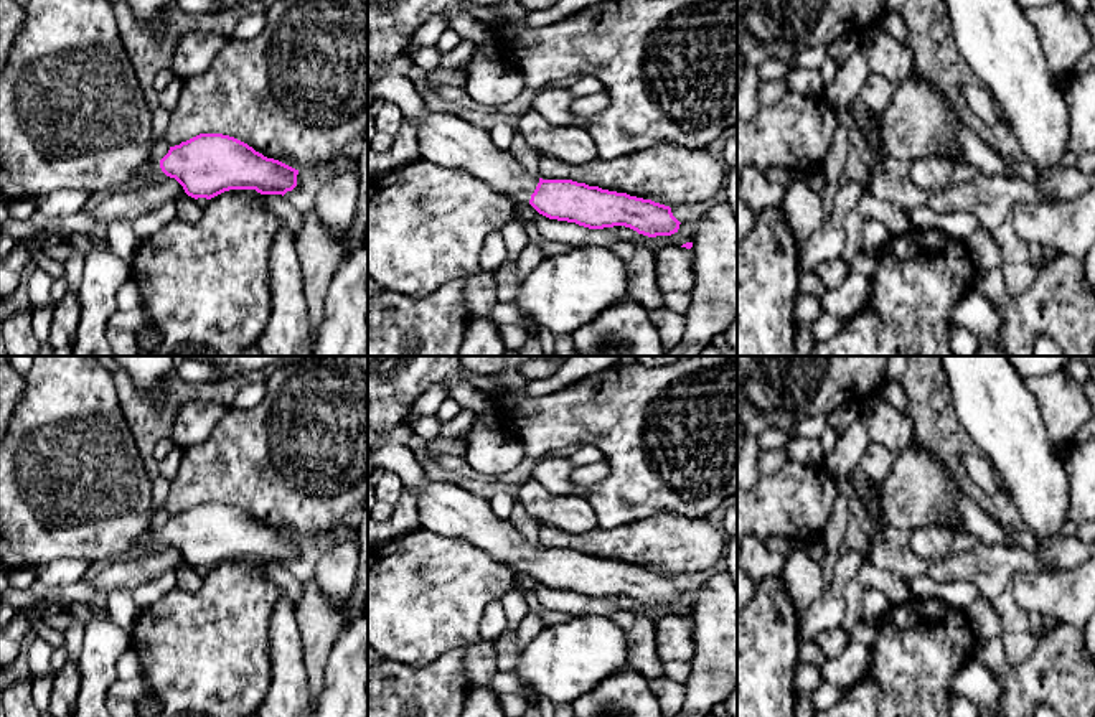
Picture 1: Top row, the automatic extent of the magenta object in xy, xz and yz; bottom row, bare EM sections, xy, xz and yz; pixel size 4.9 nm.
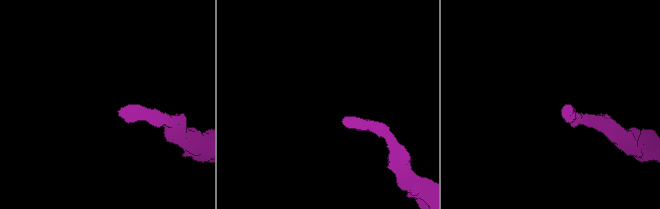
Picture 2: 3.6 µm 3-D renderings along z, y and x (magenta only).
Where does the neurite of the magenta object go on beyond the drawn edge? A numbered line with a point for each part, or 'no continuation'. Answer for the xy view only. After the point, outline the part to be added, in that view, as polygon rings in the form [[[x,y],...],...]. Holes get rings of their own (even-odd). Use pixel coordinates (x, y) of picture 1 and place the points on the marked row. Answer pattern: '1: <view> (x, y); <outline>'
1: xy (150, 167); [[[148,160],[137,175],[148,178],[150,175],[162,171],[160,162]]]

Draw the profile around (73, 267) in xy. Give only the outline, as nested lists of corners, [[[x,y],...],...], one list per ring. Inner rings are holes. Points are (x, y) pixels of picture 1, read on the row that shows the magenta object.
[[[71,252],[64,262],[64,277],[68,282],[68,292],[76,293],[81,287],[84,254]]]

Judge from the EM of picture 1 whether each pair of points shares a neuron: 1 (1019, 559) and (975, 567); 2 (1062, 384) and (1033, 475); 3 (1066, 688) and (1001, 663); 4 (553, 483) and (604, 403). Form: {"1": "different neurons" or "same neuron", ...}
{"1": "same neuron", "2": "different neurons", "3": "same neuron", "4": "different neurons"}

